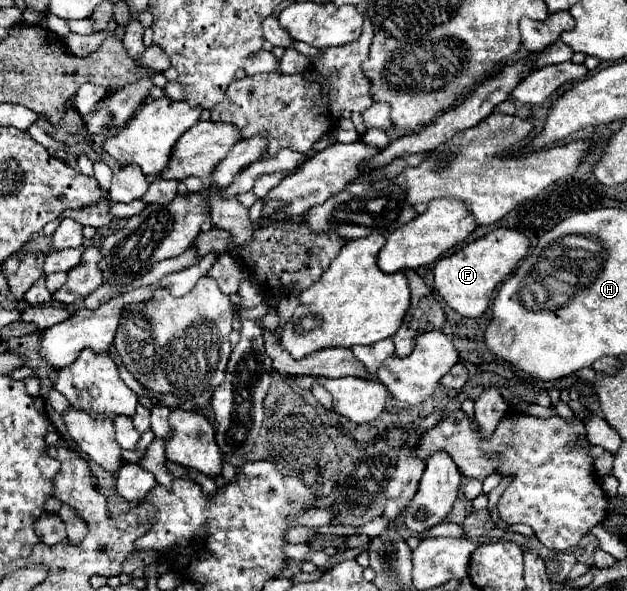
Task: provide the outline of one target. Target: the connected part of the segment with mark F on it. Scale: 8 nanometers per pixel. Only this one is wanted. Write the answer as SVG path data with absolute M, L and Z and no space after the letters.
M499 227L491 231L489 235L457 249L453 255L439 259L439 263L433 269L433 285L435 291L445 299L449 307L453 307L459 315L463 317L481 317L493 297L495 287L513 271L513 267L527 255L529 251L529 237L513 231Z

